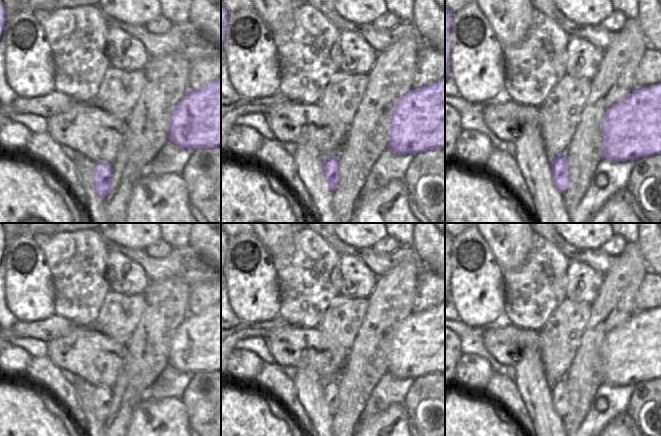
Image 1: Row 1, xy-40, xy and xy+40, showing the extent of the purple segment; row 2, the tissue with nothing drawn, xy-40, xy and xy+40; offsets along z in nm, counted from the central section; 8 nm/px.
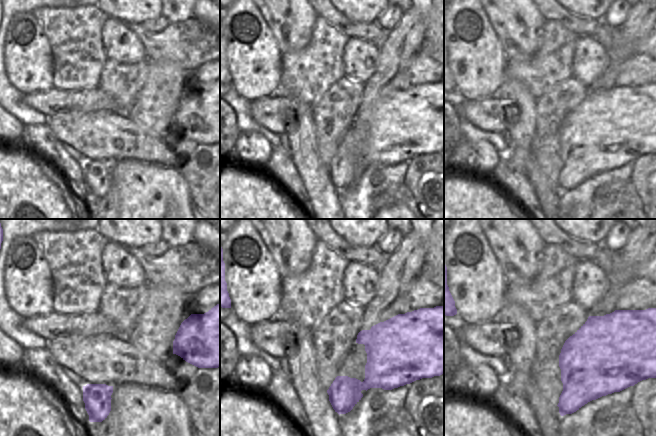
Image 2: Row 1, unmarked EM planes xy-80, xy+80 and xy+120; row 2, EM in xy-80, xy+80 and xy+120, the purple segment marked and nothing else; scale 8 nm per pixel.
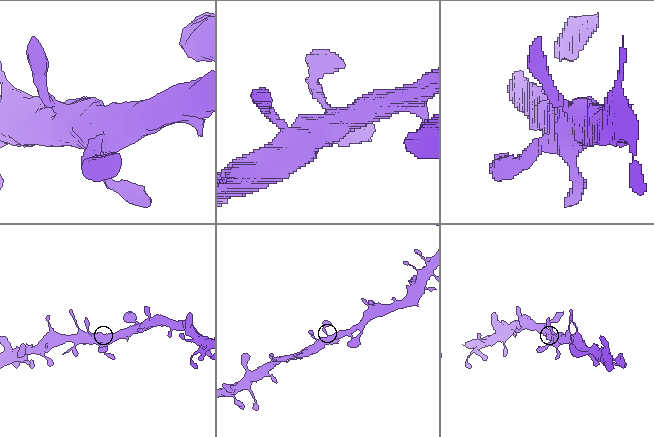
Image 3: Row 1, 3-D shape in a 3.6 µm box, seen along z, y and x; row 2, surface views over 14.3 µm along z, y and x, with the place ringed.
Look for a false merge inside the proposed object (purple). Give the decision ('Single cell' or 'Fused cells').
Single cell.

